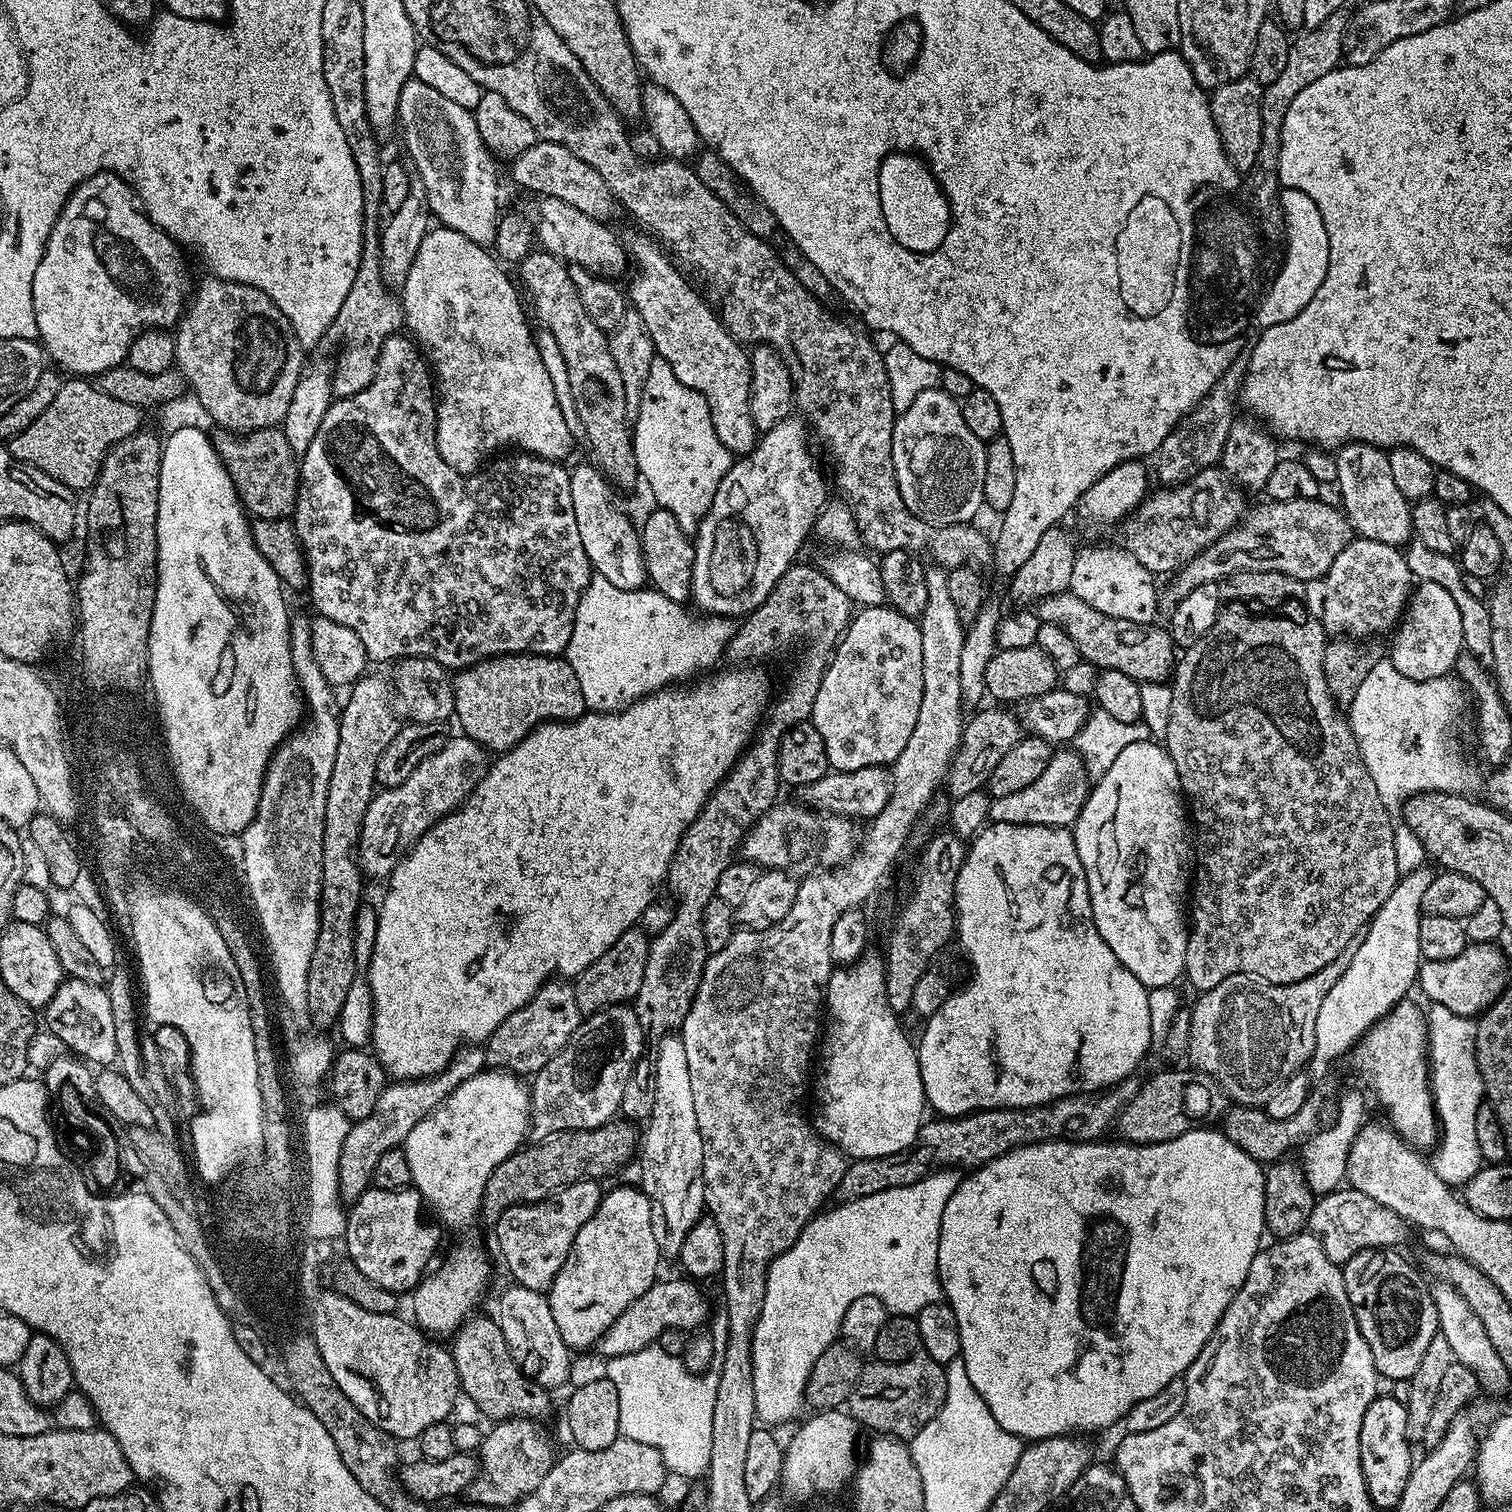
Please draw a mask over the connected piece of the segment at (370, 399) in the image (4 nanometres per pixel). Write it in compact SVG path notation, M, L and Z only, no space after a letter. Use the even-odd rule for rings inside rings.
M397 334L387 336L382 342L370 386L366 386L366 390L358 390L358 394L353 396L333 399L330 410L326 410L326 418L322 418L322 426L318 426L318 434L314 434L314 442L310 442L299 461L300 493L296 499L296 510L290 517L296 526L300 545L304 547L304 559L308 561L306 588L312 591L315 611L334 622L342 622L342 626L350 626L350 630L362 638L362 646L372 662L398 662L405 656L421 656L449 670L459 670L490 656L558 656L567 653L578 602L594 576L592 563L586 558L586 550L582 550L578 518L574 518L569 469L563 463L543 460L541 456L508 454L516 456L508 456L505 460L493 459L487 465L488 480L481 474L456 472L446 466L442 454L438 454L437 407L434 376L427 359L415 340Z

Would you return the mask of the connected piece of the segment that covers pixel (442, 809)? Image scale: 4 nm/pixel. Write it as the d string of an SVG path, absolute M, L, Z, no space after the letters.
M456 734L445 742L442 750L430 754L430 758L422 758L418 770L414 770L414 774L410 774L406 782L402 782L396 788L377 791L364 815L364 829L360 832L358 845L360 870L365 877L372 879L373 876L374 879L383 881L391 876L400 859L407 856L408 849L422 838L422 834L426 834L426 830L434 827L444 816L455 812L467 800L468 795L475 790L478 782L488 771L489 763L489 753L482 745L471 740L469 736Z

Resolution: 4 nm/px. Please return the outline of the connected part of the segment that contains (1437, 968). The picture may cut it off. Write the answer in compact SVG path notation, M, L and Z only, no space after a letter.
M1472 942L1468 947L1463 948L1454 958L1445 960L1424 960L1420 966L1418 977L1418 988L1421 988L1429 997L1431 1003L1446 1006L1446 1010L1454 1010L1454 1014L1476 1018L1483 1013L1492 1003L1499 998L1500 993L1506 987L1504 981L1504 952L1496 942Z

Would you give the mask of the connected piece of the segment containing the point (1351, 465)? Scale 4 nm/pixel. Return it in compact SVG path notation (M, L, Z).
M1343 444L1335 453L1336 483L1344 499L1342 511L1357 537L1404 546L1413 539L1410 501L1398 490L1390 471L1388 452L1373 444Z

